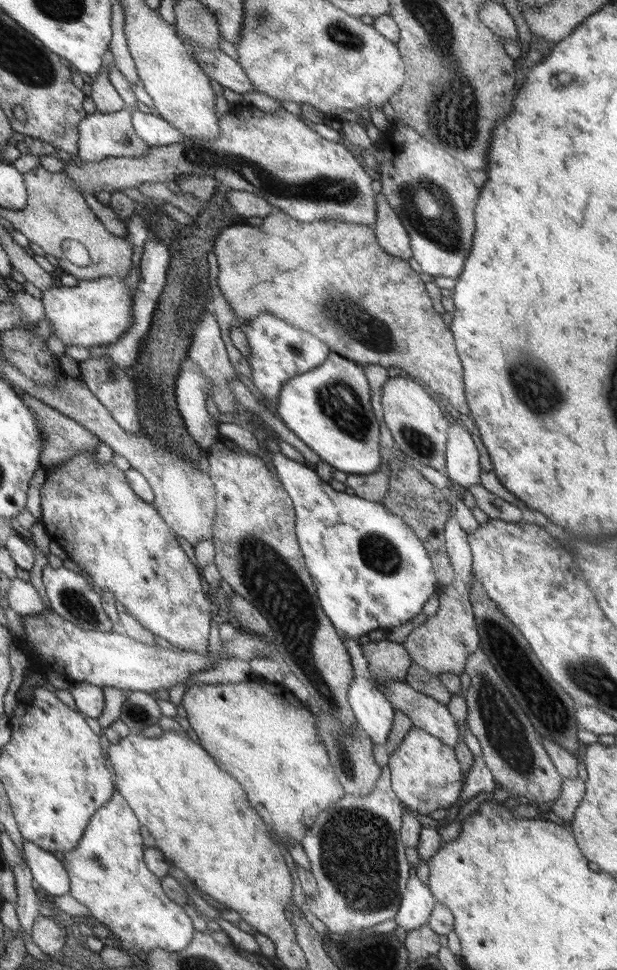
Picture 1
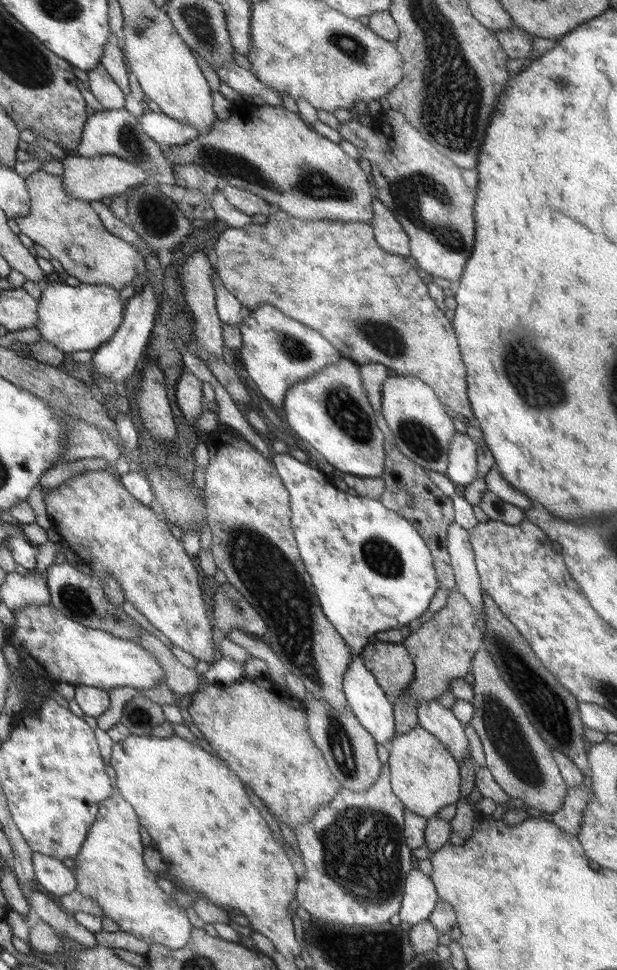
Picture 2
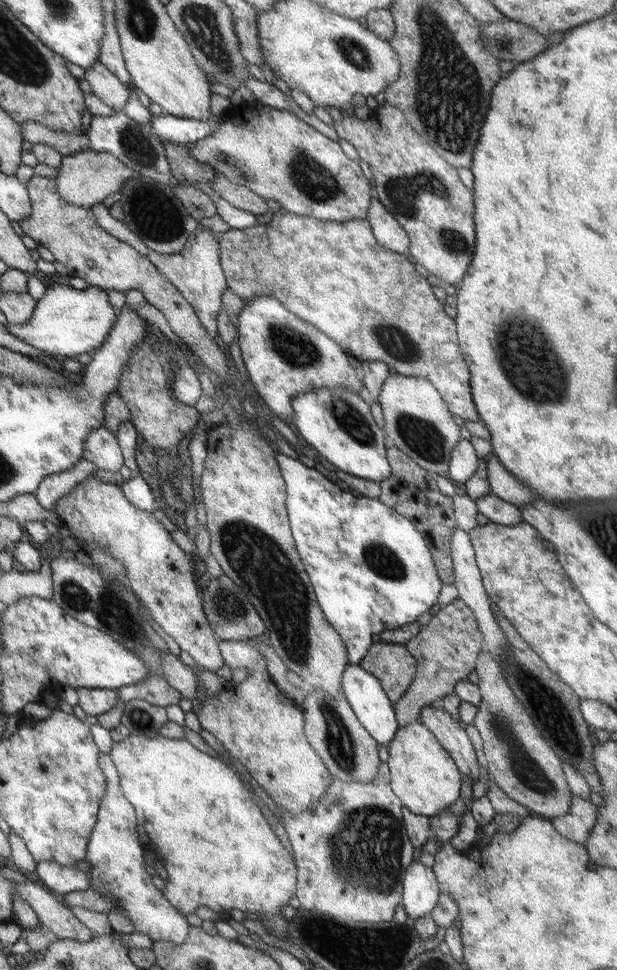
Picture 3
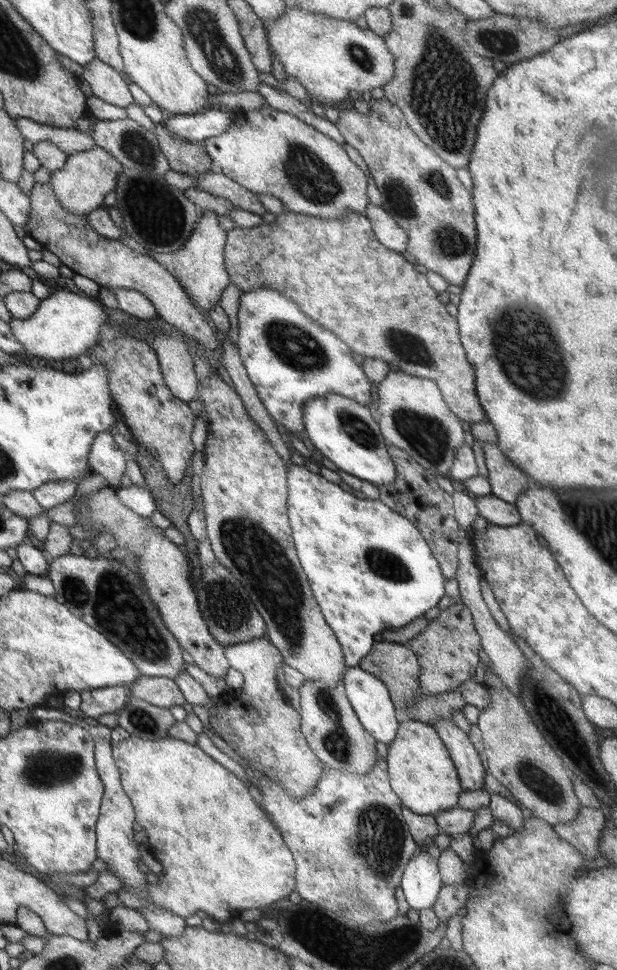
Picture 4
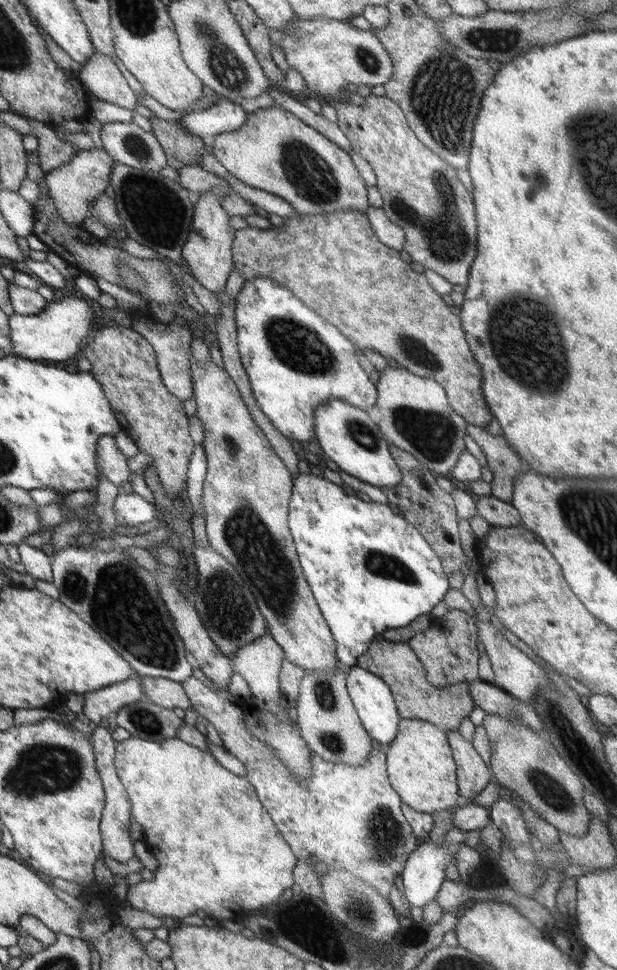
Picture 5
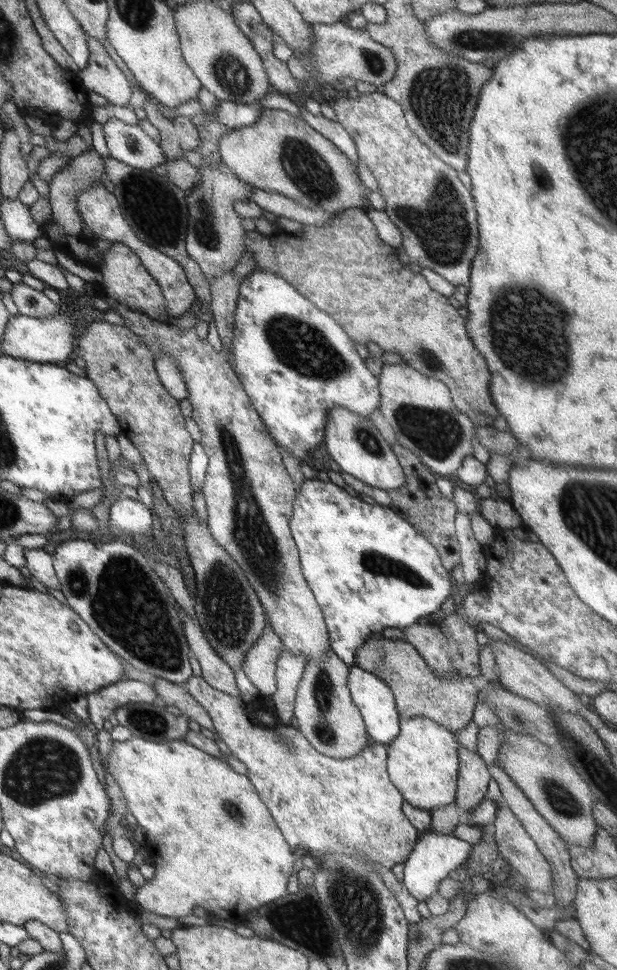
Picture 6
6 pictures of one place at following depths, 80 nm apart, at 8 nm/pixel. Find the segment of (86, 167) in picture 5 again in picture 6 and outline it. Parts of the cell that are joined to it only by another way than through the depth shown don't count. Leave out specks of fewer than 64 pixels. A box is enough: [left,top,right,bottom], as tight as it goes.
[48,149,106,235]

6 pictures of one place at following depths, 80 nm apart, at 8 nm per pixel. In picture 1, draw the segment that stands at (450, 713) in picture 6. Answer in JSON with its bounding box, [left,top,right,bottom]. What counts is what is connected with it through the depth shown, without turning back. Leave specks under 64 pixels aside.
[360,639,411,683]

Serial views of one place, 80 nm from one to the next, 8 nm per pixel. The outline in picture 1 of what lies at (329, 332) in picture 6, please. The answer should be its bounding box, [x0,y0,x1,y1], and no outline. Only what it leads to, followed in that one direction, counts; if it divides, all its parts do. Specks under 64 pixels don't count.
[240,312,331,398]

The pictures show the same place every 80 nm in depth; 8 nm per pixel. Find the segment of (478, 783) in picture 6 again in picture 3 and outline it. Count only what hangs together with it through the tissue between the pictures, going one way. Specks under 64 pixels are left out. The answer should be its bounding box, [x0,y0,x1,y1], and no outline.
[419,704,479,782]

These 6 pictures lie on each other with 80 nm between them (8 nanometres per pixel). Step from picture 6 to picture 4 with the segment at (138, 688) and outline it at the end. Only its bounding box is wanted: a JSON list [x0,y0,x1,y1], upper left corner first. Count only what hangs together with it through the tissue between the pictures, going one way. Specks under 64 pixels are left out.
[80,686,128,719]

